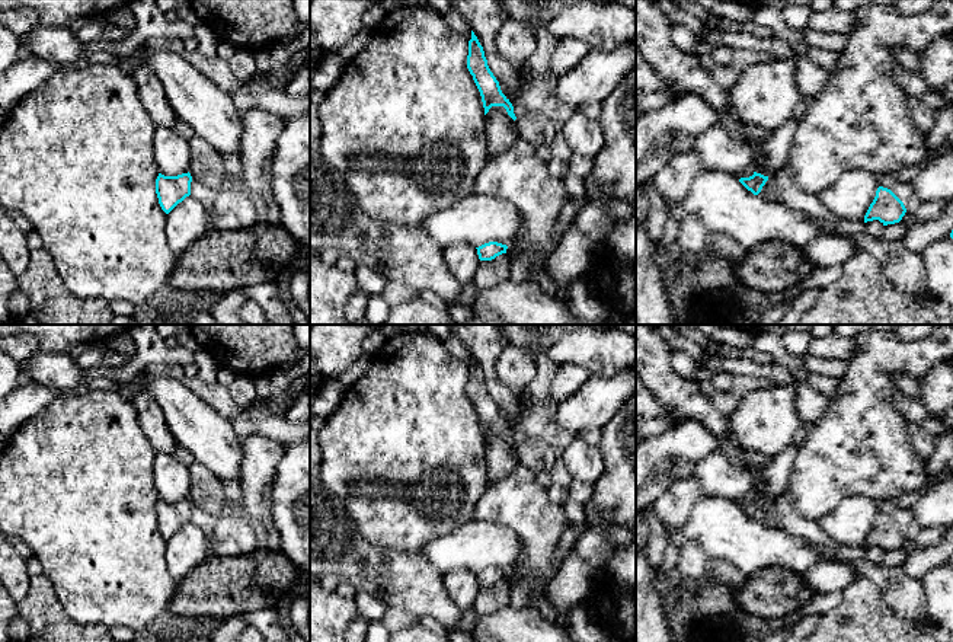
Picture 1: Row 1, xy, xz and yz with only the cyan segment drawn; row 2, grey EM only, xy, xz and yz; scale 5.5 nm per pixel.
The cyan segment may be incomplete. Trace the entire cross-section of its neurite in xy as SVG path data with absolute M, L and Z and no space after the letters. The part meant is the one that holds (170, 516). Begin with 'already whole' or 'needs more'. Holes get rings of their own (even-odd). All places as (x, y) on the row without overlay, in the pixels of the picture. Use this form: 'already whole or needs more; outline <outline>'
already whole; outline M159 499L156 505L156 520L162 536L169 540L179 528L191 521L191 499L164 502Z

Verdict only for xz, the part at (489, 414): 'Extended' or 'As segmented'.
As segmented

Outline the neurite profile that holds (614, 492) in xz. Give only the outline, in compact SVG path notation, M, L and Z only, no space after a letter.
M636 392L602 427L598 445L605 470L594 483L588 507L604 517L604 527L636 528Z

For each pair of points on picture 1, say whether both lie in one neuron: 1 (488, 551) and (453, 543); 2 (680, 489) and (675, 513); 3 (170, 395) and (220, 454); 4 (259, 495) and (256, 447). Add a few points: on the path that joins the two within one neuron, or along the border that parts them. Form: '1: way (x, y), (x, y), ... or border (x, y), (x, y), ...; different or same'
1: way (479, 548), (461, 548); same
2: way (680, 495), (675, 507); same
3: way (184, 409), (211, 440); same
4: way (258, 484), (258, 459); same

